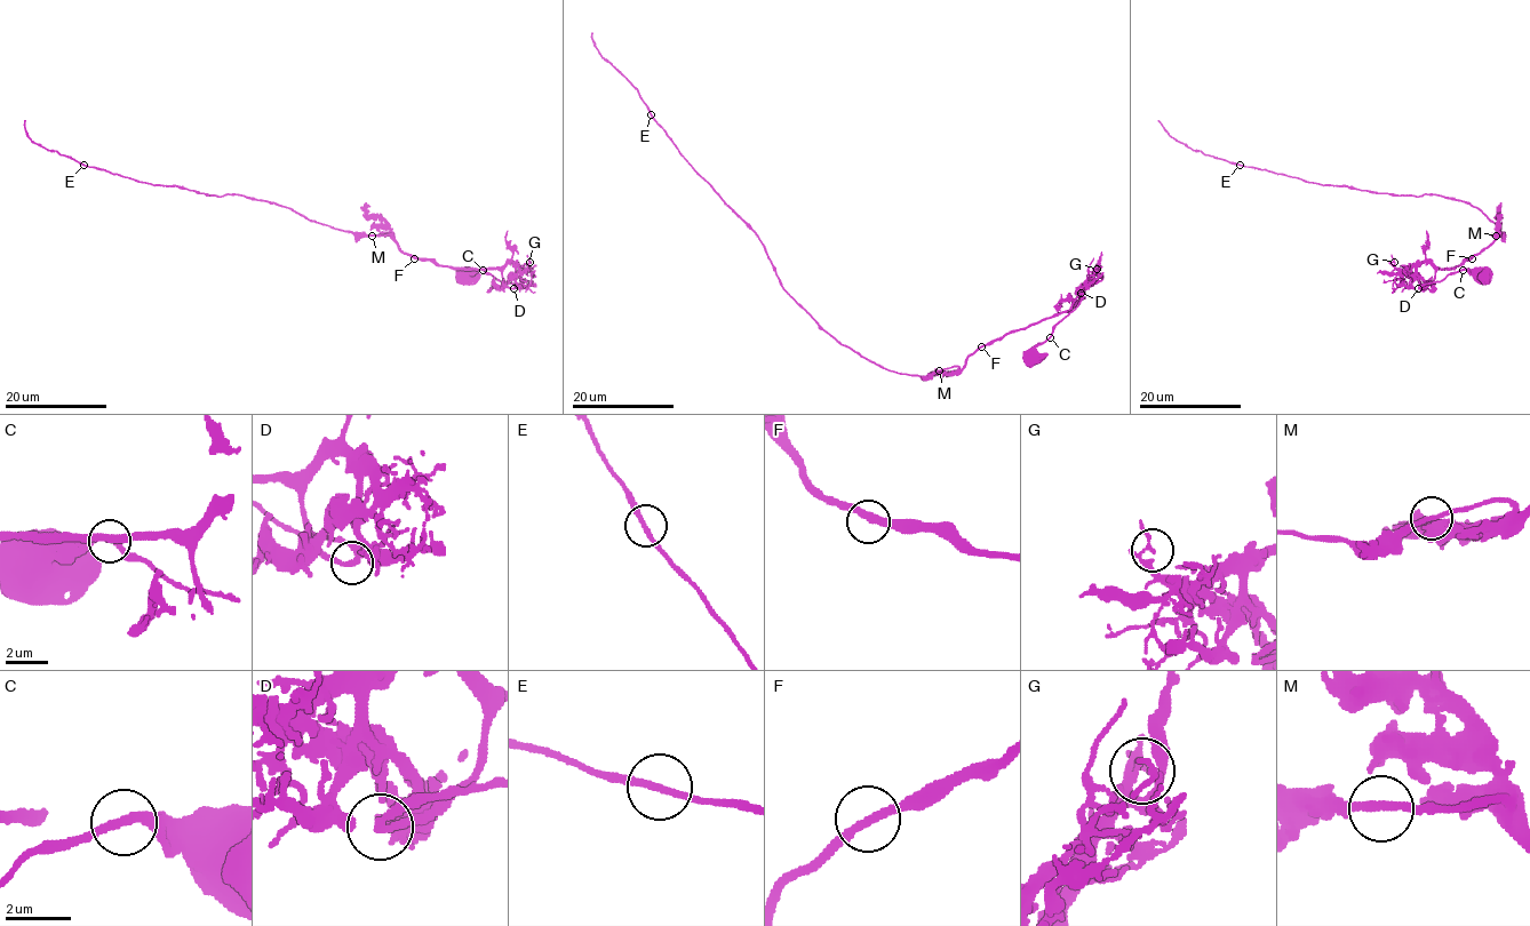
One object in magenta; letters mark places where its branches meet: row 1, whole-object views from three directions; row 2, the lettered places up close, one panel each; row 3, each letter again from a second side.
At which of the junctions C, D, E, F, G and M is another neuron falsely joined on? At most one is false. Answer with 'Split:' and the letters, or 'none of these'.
Split: none of these

